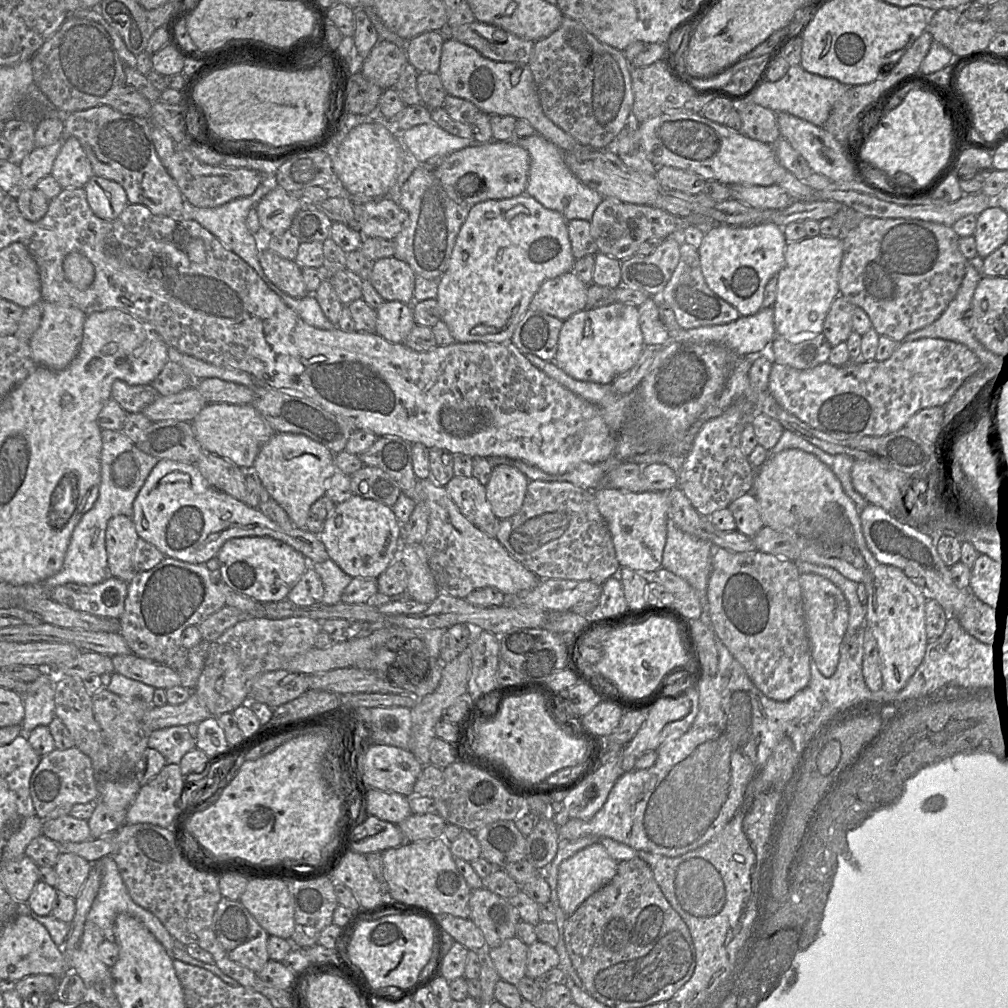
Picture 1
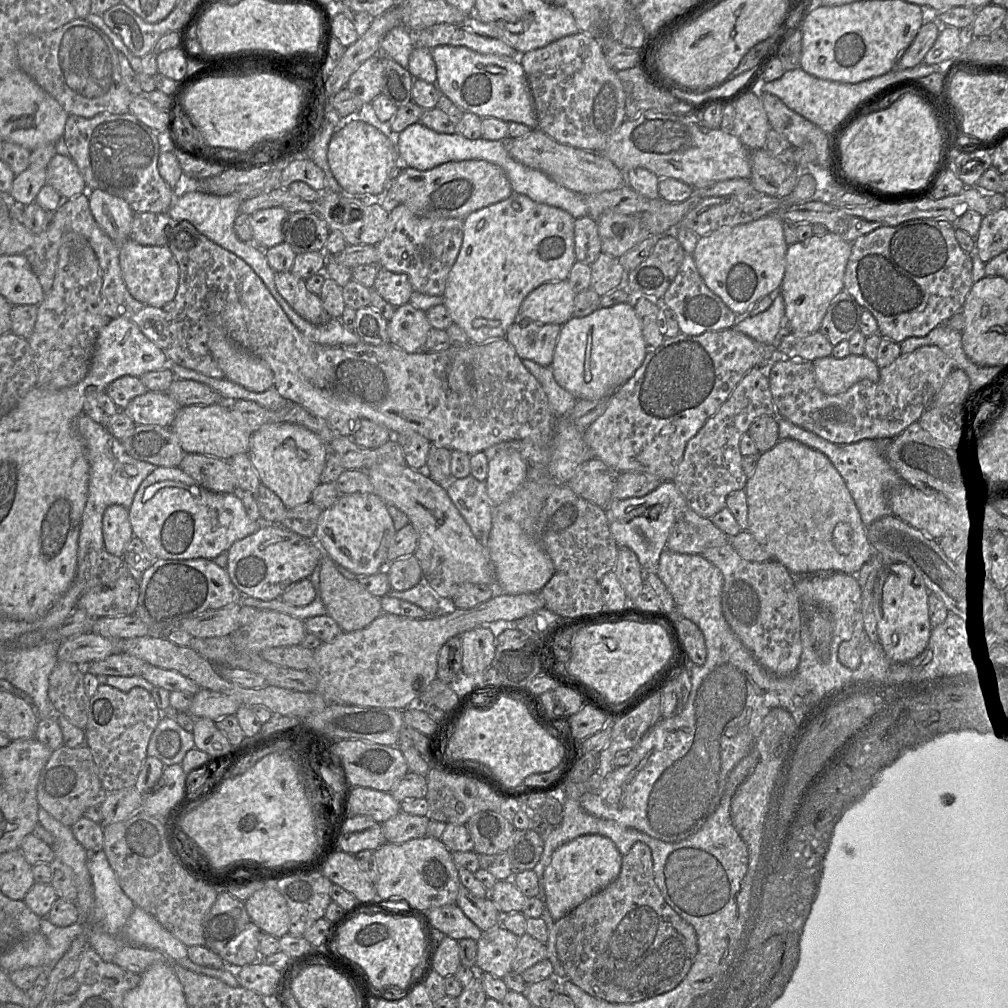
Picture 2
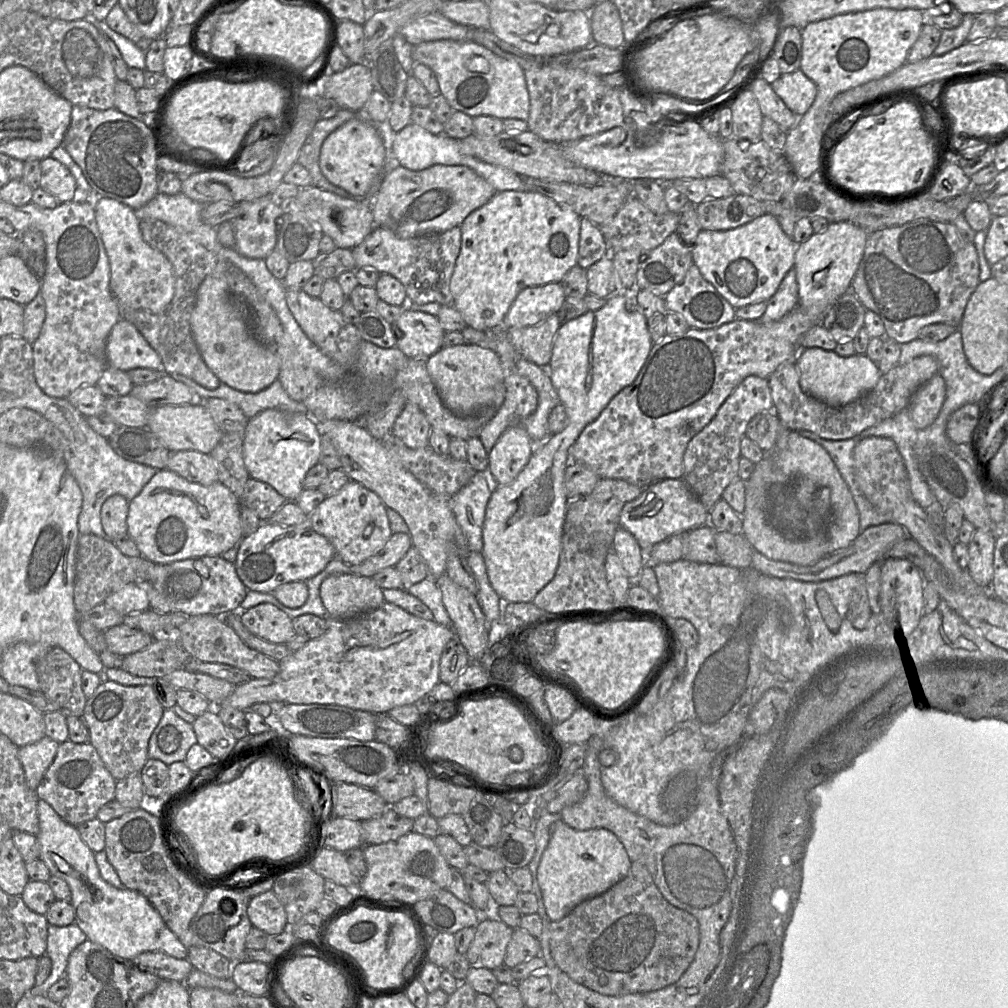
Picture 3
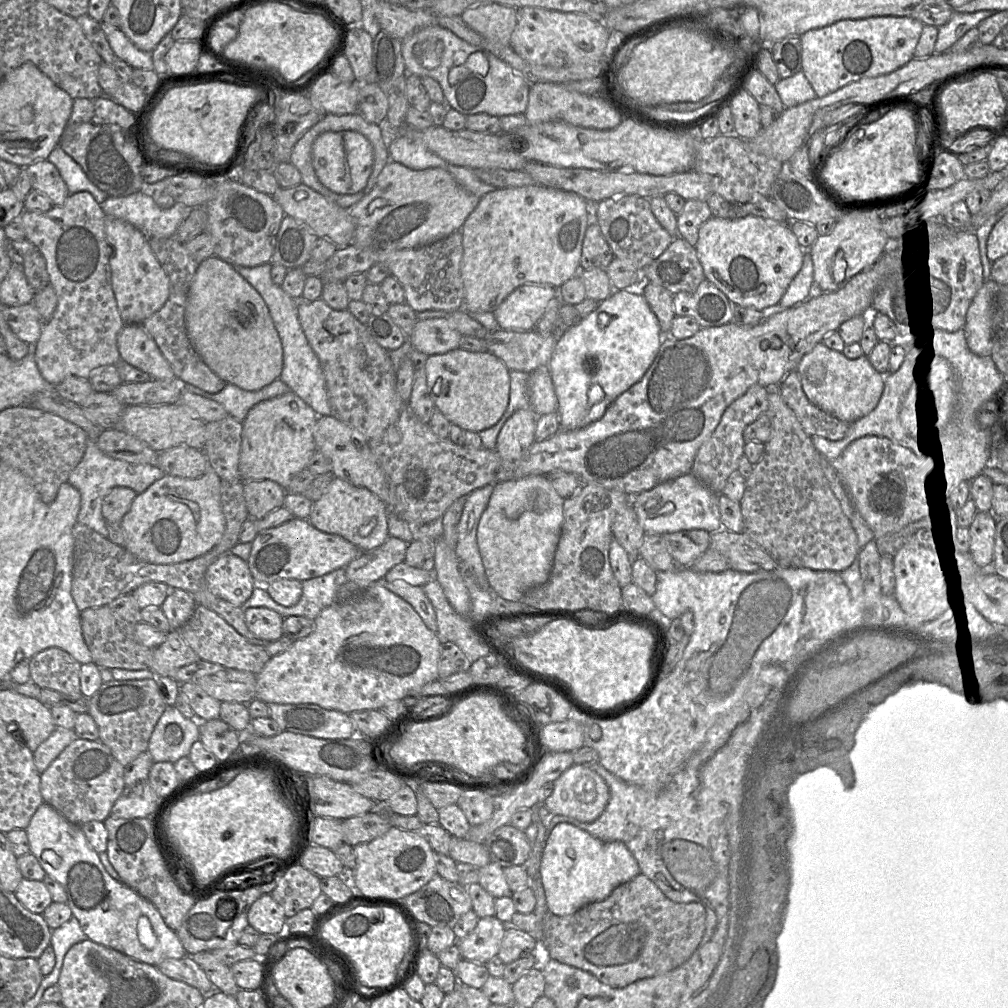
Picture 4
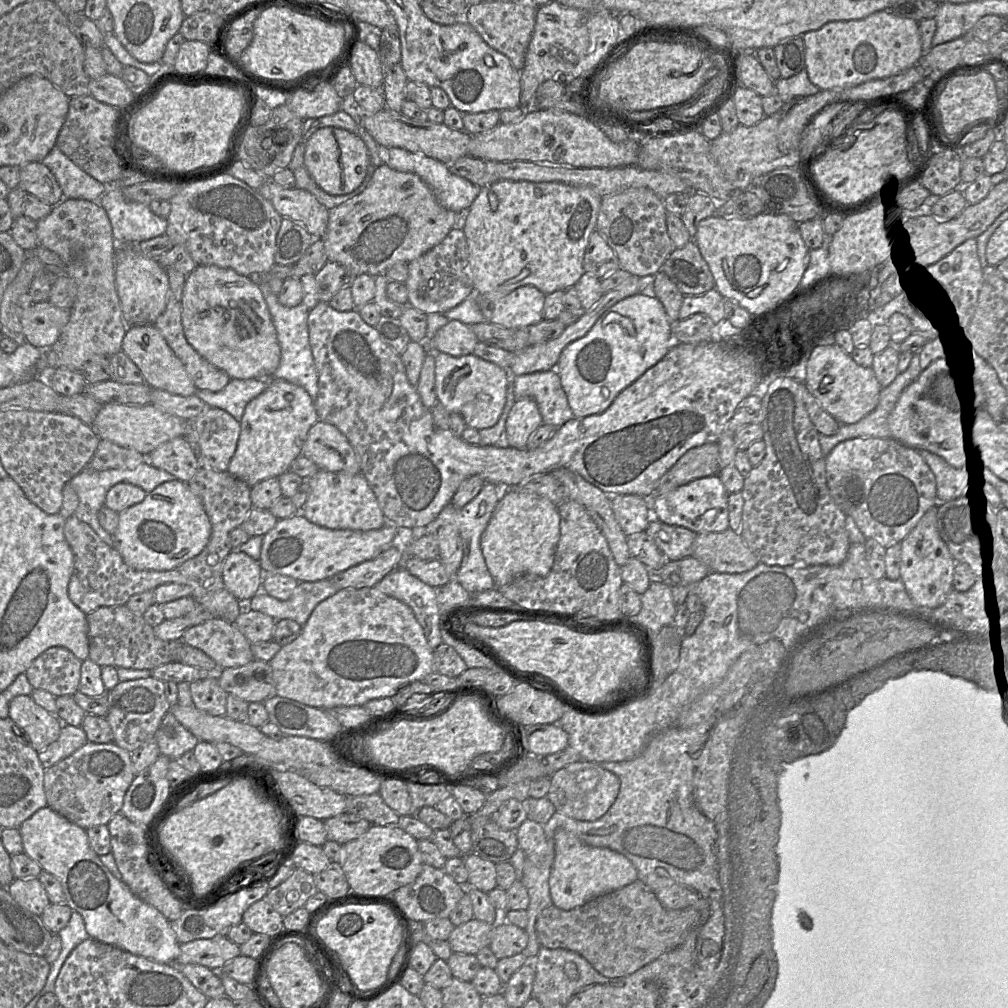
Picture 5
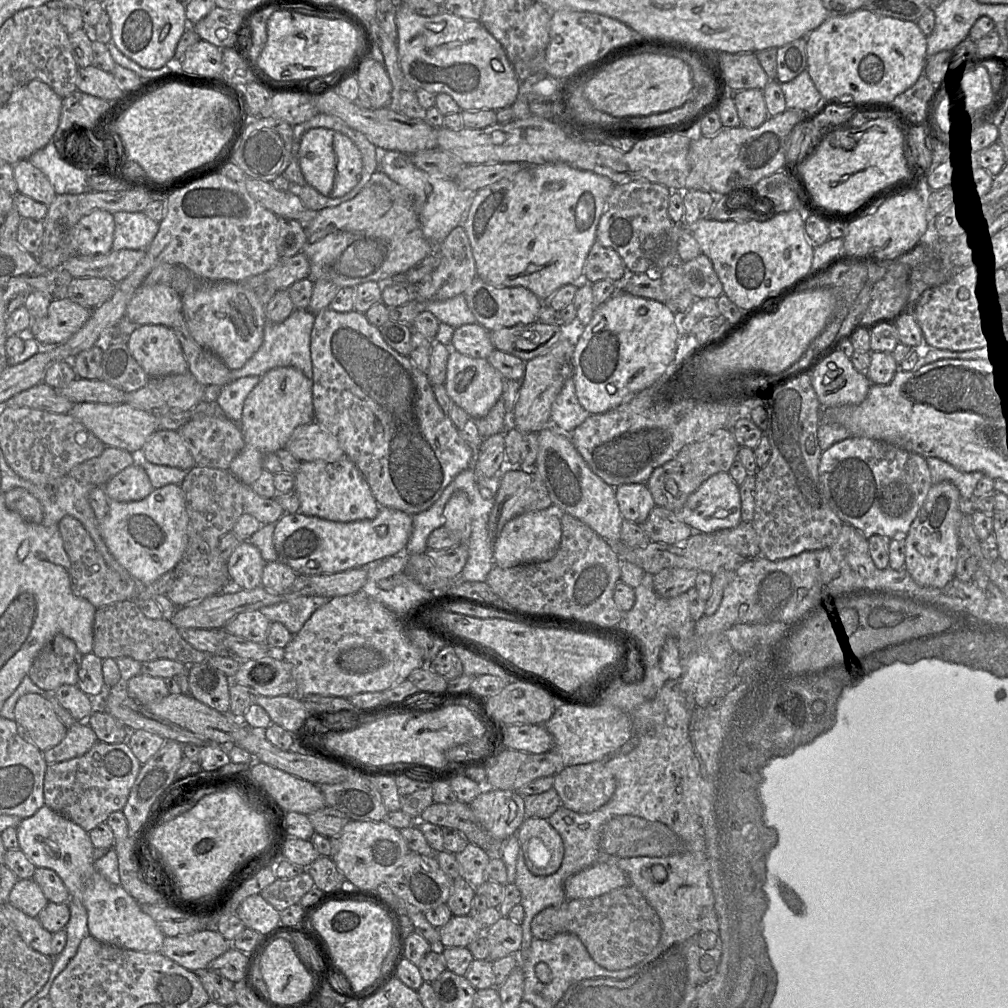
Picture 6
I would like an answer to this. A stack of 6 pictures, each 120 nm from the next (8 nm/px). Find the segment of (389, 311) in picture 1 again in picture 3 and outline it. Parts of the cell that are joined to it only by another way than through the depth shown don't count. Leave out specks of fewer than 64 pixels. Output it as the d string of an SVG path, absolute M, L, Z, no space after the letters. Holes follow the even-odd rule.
M404 308L396 321L396 326L393 326L393 331L398 338L396 347L409 359L427 359L443 347L445 330L437 317L429 313Z

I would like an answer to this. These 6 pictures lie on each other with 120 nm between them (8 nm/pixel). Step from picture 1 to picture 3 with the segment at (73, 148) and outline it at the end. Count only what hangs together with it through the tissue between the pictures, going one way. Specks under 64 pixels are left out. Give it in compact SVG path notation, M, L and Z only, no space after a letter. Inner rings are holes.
M51 156L41 160L40 167L39 186L53 195L59 203L72 201L77 185L69 169Z

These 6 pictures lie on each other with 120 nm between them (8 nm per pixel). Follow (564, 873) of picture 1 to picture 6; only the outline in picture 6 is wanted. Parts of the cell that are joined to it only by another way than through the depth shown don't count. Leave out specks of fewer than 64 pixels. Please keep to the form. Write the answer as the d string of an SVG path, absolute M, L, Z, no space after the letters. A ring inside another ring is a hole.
M597 863L570 876L564 883L564 892L567 900L587 899L627 885L628 877L621 869Z

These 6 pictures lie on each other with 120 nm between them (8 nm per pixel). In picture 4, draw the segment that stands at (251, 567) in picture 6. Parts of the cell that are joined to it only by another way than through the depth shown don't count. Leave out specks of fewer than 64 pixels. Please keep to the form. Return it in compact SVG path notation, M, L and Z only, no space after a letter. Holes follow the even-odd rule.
M231 553L221 556L207 568L206 581L215 596L238 607L251 597L256 587L247 561Z

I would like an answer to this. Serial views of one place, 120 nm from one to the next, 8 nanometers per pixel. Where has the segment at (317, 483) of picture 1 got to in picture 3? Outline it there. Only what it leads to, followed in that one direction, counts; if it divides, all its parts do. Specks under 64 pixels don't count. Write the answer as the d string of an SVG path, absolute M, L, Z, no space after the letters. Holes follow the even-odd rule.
M267 409L249 419L243 436L243 458L249 476L271 485L287 501L295 501L304 490L307 472L319 463L321 432L317 419L309 411L304 415Z

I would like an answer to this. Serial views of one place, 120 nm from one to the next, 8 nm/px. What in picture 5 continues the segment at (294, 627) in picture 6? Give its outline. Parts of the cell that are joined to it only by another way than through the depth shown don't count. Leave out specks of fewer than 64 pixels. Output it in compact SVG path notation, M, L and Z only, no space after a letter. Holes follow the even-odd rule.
M330 579L303 581L298 583L288 600L281 601L260 591L245 604L245 608L265 613L276 621L291 619L303 626L316 606L338 591Z

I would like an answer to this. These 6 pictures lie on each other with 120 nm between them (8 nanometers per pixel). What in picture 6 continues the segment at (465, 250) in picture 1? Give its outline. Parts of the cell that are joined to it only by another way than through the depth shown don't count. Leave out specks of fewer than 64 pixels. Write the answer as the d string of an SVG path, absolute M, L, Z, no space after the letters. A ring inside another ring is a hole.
M555 162L524 165L516 174L477 190L471 195L462 224L471 245L476 276L498 288L527 288L544 303L559 288L581 282L586 258L596 241L599 220L614 185L608 177Z

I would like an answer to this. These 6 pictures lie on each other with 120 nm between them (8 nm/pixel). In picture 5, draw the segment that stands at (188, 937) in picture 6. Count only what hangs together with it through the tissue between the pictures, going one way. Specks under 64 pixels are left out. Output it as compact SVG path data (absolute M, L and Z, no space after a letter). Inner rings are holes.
M216 935L209 939L181 943L176 963L168 964L199 964L212 970L220 970L225 963L239 955L239 945L226 935Z

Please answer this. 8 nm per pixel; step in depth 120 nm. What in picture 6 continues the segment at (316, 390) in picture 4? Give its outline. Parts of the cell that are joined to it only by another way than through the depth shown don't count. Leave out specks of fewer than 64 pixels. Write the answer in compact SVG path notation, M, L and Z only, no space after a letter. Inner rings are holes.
M295 309L281 323L273 323L266 320L262 345L243 367L231 371L231 381L247 376L261 377L267 371L277 367L293 367L312 380L313 368L310 344L314 321L315 314L308 309Z

